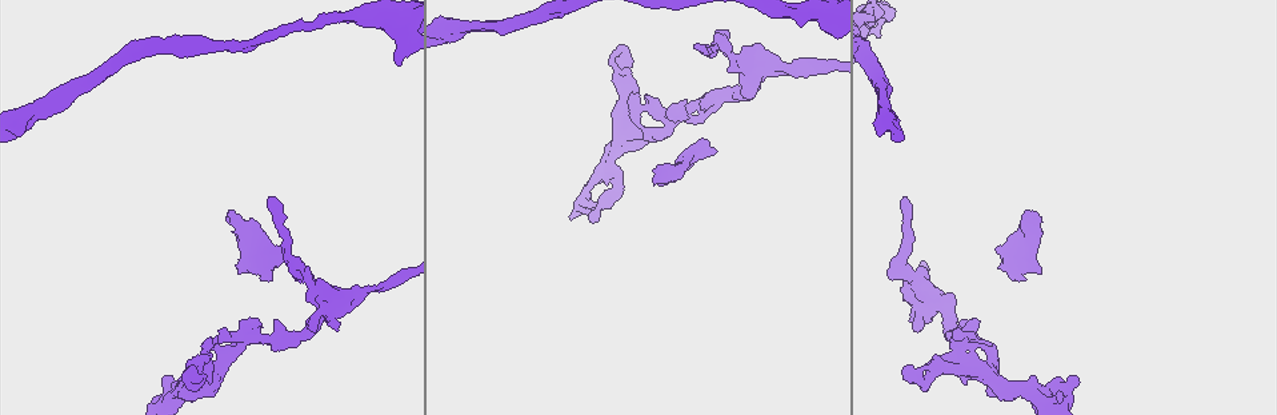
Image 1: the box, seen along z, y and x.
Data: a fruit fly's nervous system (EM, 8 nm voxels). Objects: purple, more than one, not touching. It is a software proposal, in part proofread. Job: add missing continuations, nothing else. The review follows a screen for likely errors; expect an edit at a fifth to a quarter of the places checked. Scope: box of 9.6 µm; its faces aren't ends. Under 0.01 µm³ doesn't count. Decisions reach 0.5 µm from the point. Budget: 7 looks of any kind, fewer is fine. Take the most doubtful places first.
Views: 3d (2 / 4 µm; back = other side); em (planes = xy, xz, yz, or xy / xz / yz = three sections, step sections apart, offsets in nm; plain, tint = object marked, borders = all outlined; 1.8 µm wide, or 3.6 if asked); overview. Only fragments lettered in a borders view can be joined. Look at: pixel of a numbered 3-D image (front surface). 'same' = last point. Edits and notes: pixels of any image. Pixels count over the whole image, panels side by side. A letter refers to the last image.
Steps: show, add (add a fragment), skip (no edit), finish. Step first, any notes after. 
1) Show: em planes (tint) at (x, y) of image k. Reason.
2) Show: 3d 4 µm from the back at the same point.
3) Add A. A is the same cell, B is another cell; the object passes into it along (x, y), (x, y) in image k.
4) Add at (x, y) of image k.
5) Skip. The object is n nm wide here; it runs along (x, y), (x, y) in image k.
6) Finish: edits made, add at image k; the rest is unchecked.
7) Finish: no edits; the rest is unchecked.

Show: em xy step 4 (borders) at (655, 183) of image 1. Free end.

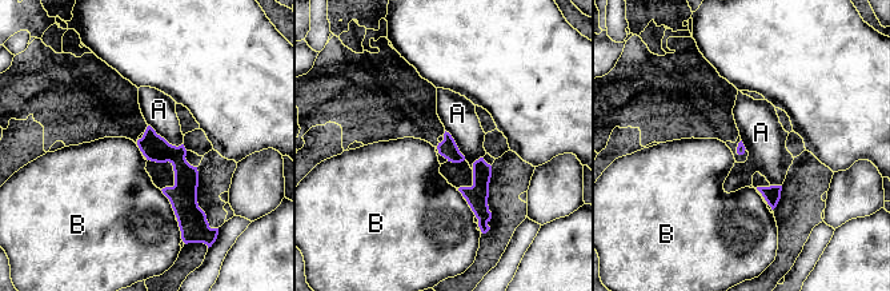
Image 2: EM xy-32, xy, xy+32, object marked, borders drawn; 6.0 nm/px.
Skip. The longest contact is with A, 240 nm; A and B are other cells; none of them fits.

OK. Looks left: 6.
Show: 3d 2 µm at (903, 369) of image 1.

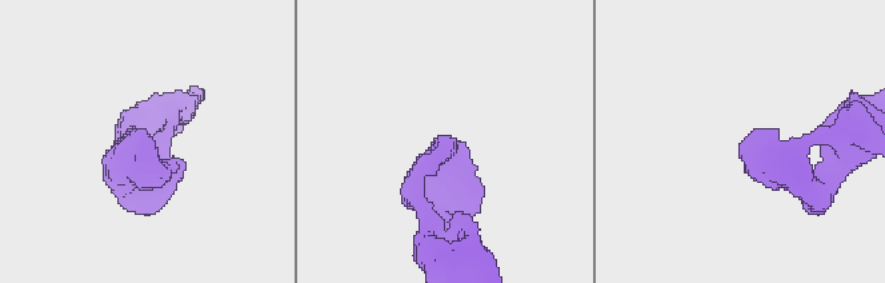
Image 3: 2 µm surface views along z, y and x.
Show: em xz step 16 (tint) at (447, 144) of image 3. Need the tissue.

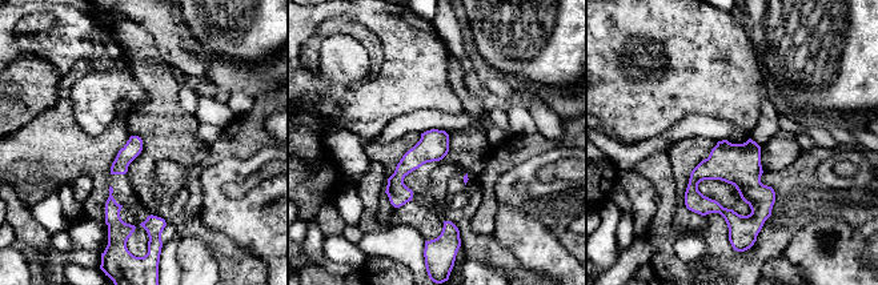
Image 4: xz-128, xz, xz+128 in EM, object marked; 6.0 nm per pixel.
Show: em planes (borders) at the same point. Cut it another way.

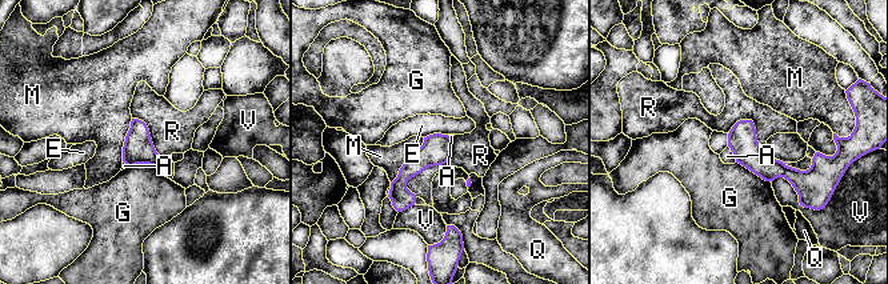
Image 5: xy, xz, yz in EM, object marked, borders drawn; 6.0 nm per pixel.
Skip. A, E, G, M, Q, R and V are other cells; no lettered fragment goes on from it.

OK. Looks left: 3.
Show: em planes (borders) at (267, 200) of image 1. Branch stops here.

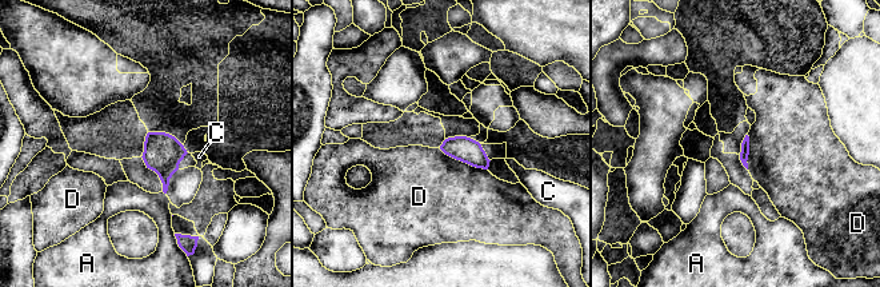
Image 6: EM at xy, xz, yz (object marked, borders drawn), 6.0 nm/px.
Skip. A, C and D are other cells; a border runs along (439, 148), (456, 159), (487, 170) in image 6; no lettered fragment goes on from it.

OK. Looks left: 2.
Finish: no edits; the rest is unchecked.

